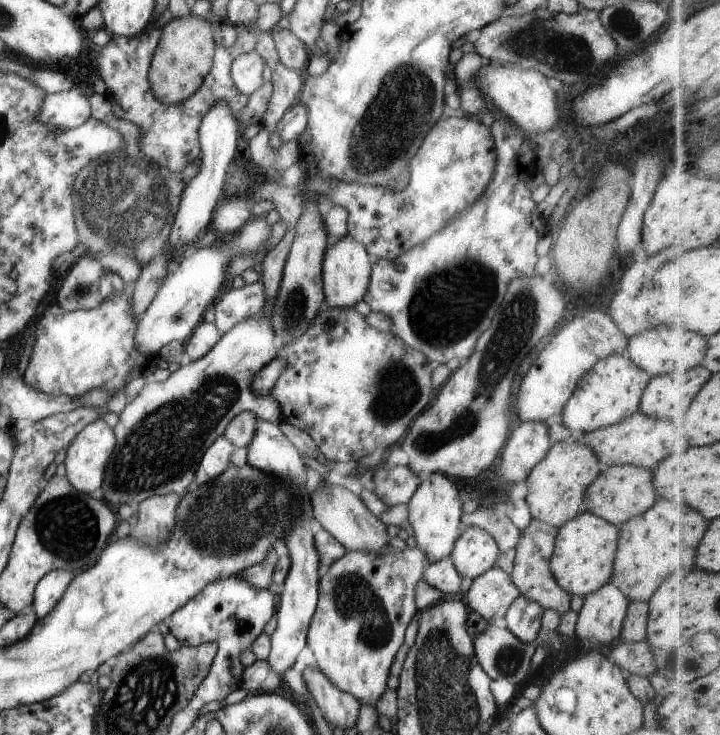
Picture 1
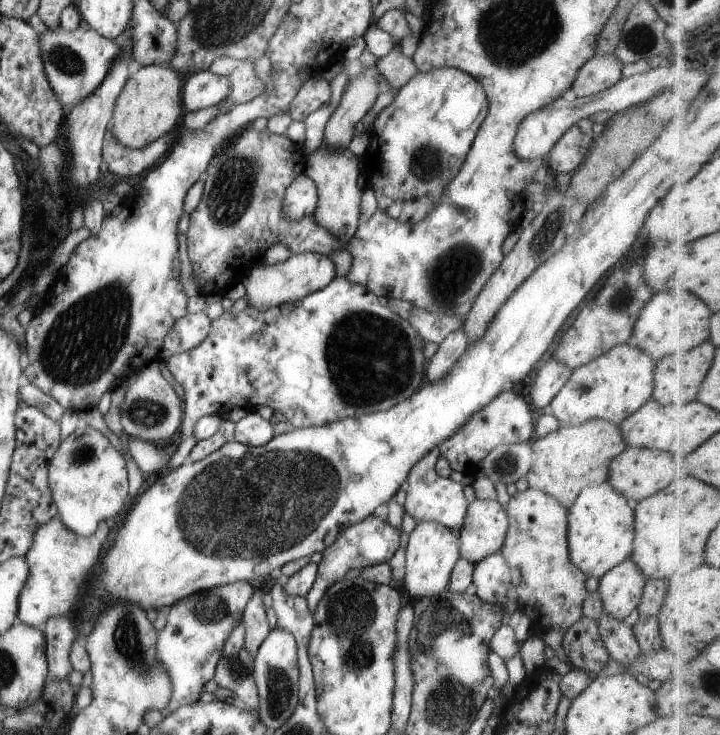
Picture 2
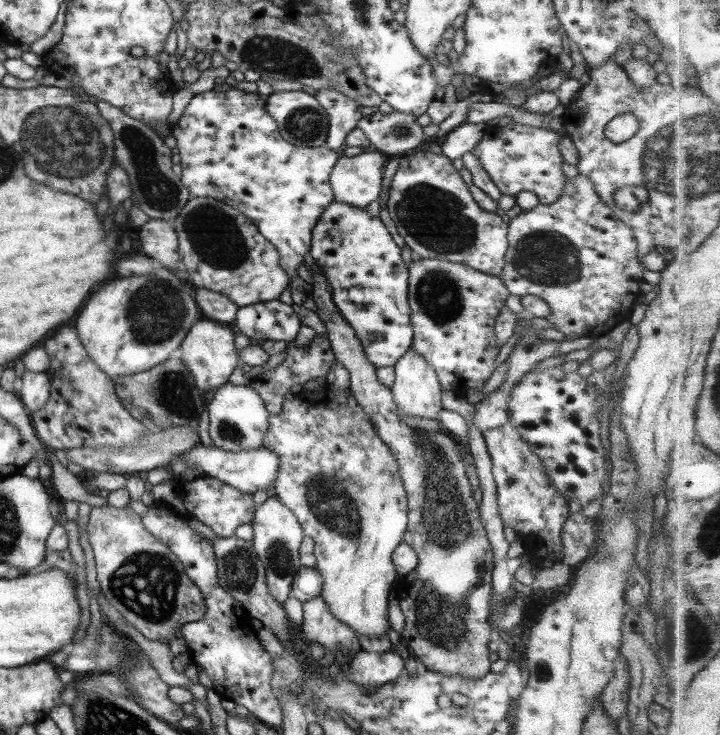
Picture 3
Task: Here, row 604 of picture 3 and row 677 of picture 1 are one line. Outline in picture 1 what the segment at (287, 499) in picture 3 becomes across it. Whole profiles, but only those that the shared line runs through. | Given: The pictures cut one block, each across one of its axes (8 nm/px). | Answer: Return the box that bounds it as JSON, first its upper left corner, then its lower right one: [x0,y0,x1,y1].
[307,545,428,706]

